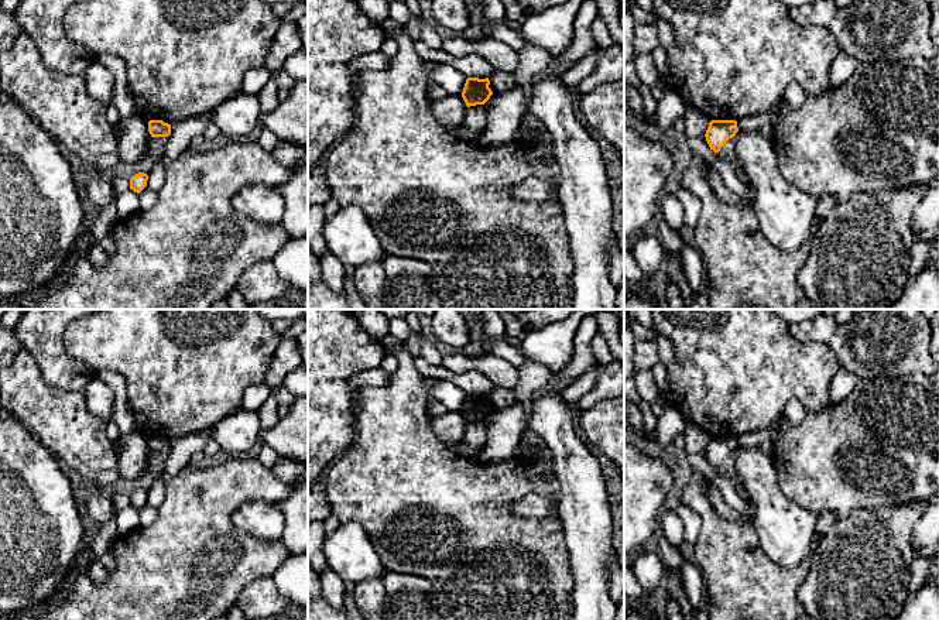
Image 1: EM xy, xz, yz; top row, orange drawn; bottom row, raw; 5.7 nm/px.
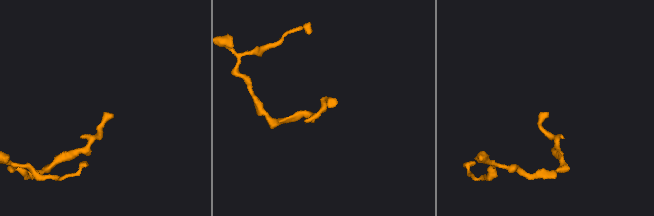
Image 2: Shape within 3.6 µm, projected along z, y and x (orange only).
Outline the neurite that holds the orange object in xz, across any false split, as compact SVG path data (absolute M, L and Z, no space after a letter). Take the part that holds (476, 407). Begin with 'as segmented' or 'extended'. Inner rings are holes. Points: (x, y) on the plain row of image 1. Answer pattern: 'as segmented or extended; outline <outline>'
as segmented; outline M467 394L462 408L462 414L466 422L470 424L476 421L484 421L493 411L489 401L490 401L489 394L486 395Z

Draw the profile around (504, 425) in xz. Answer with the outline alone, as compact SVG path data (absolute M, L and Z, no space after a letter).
M496 408L486 418L486 425L487 438L477 460L496 465L515 459L515 451L527 429L524 408Z

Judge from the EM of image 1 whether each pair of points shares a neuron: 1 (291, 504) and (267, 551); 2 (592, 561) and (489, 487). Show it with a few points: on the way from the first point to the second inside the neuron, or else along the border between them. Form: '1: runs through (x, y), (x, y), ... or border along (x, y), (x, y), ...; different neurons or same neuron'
1: border along (292, 483), (288, 493), (274, 502); different neurons
2: border along (557, 514), (562, 526), (569, 567), (573, 574); different neurons

